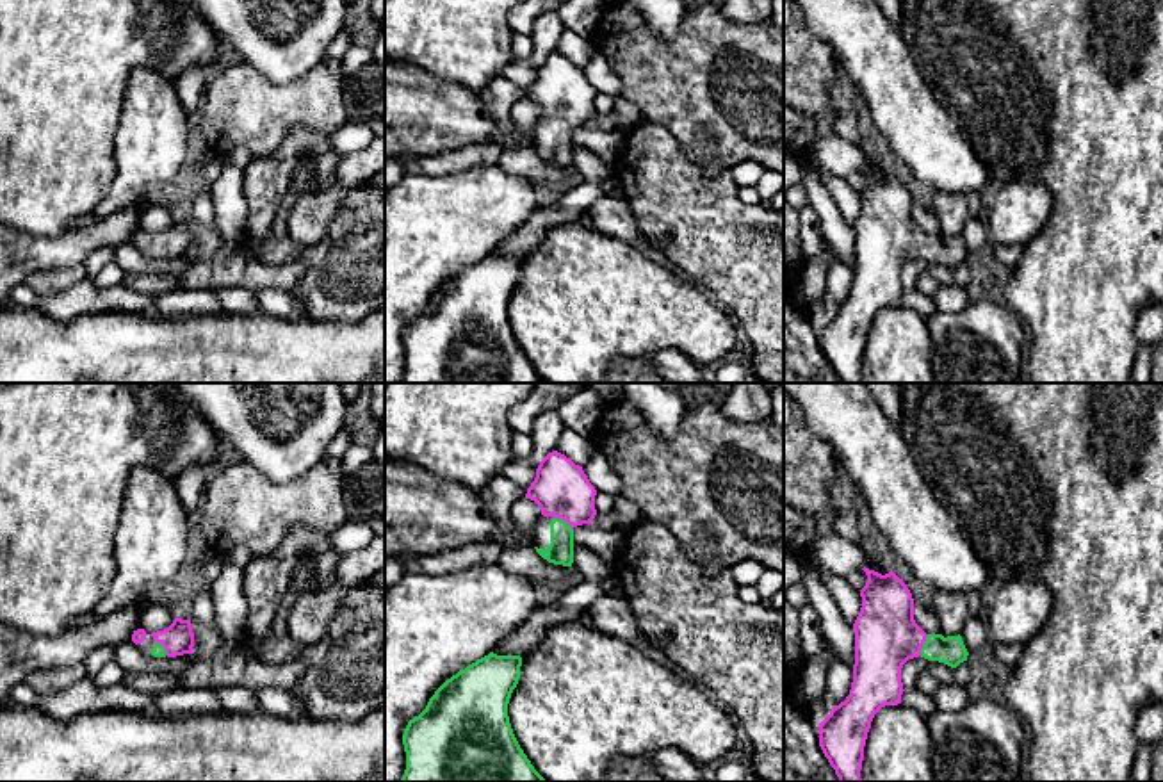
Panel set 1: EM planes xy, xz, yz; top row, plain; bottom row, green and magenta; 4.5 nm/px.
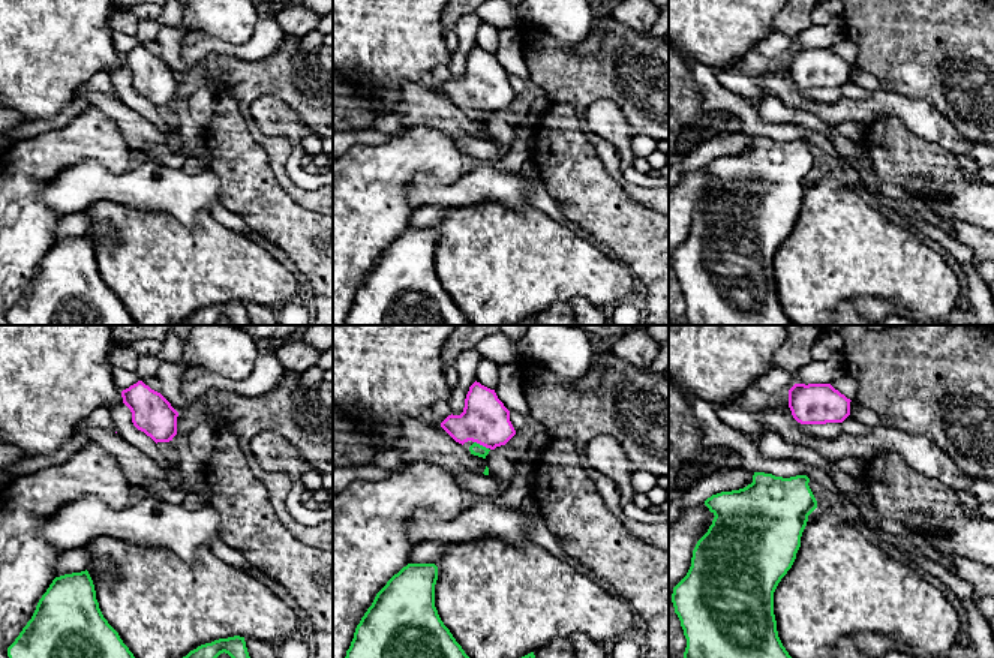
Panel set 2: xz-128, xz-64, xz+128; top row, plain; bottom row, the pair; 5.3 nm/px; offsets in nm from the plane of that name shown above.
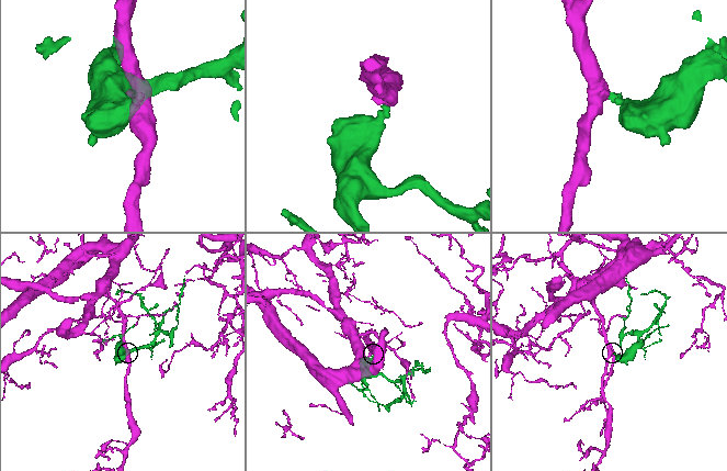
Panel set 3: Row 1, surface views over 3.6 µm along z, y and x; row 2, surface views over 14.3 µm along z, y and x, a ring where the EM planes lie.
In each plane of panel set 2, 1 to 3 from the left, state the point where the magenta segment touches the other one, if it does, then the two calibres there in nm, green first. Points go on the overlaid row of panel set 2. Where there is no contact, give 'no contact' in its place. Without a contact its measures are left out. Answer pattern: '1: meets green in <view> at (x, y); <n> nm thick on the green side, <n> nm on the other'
1: no contact
2: meets green in xz-64 at (482, 445); 70 nm thick on the green side, 260 nm on the other
3: no contact

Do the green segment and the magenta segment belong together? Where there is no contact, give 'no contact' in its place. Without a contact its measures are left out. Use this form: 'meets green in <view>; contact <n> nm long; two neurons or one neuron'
meets green in yz; contact 100 nm long; one neuron

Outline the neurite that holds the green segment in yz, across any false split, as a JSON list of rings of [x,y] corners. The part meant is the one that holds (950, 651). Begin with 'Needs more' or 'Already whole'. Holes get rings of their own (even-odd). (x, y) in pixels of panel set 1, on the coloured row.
Needs more. [[[862,568],[867,575],[860,590],[862,607],[853,623],[855,631],[855,664],[850,695],[835,705],[819,723],[819,746],[835,770],[839,782],[862,782],[860,770],[864,746],[874,714],[885,705],[901,704],[903,682],[901,668],[908,659],[924,657],[939,661],[951,668],[967,661],[967,648],[962,636],[926,634],[914,620],[914,599],[907,584],[891,570],[882,575],[874,570]]]

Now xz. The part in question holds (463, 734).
Already whole. [[[488,656],[447,679],[426,709],[408,721],[403,745],[406,770],[401,782],[547,782],[520,748],[508,716],[508,704],[520,679],[520,656]]]

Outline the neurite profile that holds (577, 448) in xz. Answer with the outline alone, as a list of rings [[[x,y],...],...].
[[[565,428],[556,451],[570,458],[575,465],[584,467],[593,454],[593,438]]]

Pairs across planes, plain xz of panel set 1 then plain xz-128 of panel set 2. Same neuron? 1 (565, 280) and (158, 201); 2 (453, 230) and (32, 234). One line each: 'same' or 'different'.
1: different
2: same

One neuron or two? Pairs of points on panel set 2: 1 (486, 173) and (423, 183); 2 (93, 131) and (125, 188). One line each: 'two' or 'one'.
1: one
2: two

